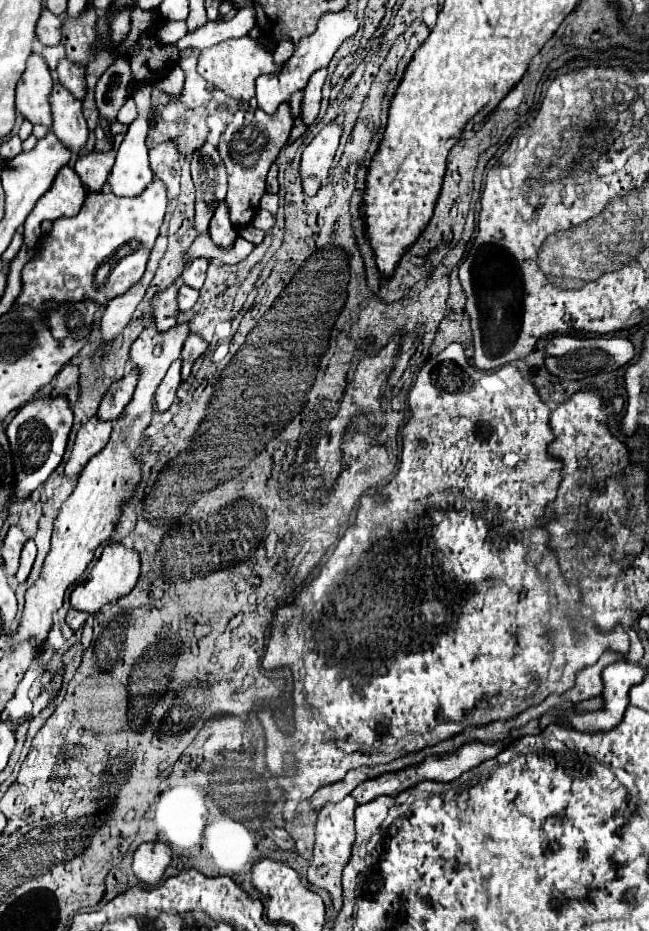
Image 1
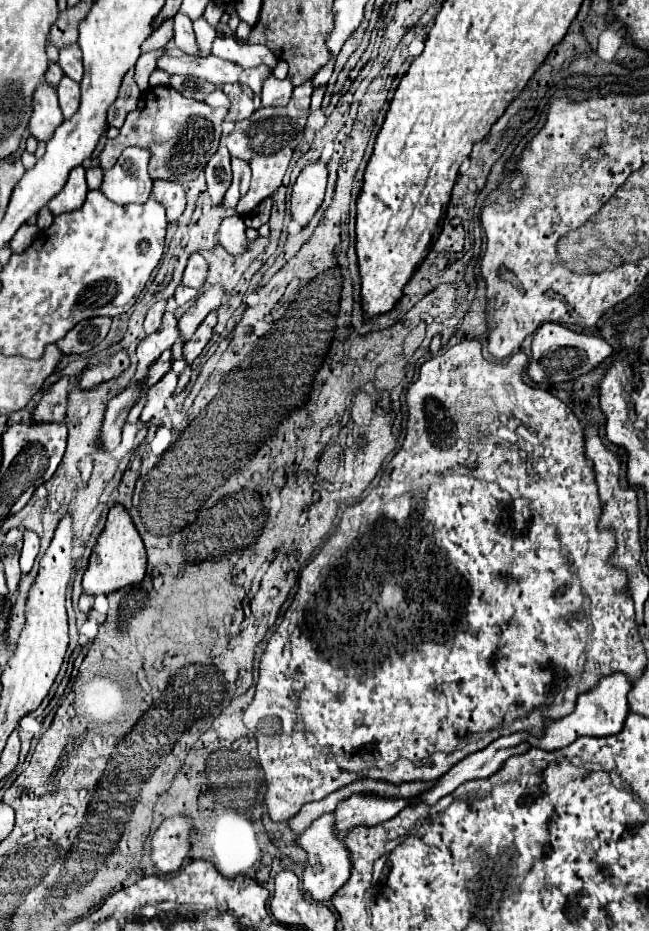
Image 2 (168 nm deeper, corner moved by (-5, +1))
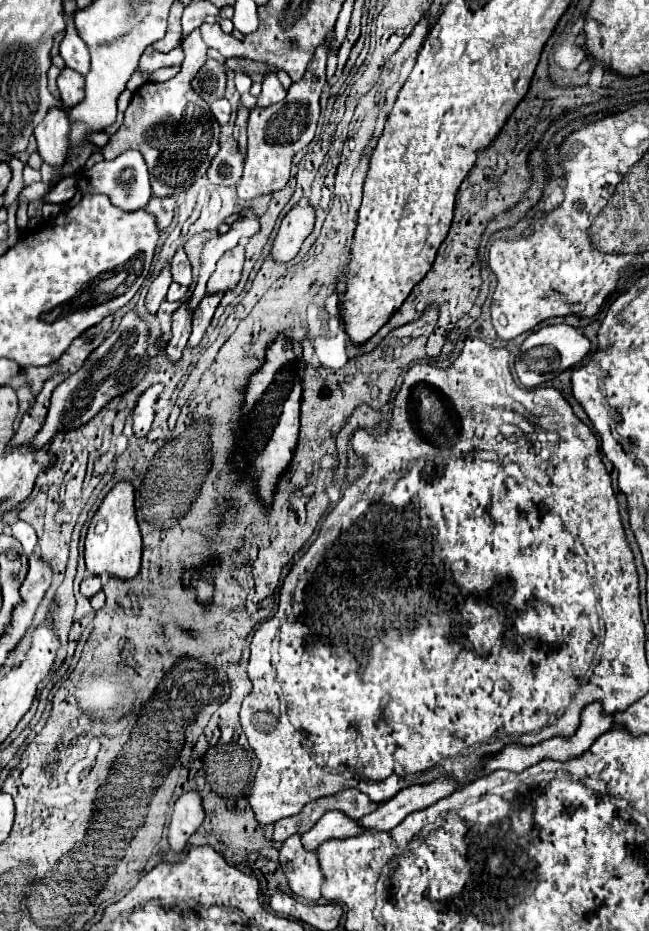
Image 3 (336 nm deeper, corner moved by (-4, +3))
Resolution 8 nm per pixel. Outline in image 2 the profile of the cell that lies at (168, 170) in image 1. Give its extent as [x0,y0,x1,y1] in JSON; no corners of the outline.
[151,180,185,222]

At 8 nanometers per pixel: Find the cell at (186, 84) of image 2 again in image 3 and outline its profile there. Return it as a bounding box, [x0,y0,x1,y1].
[192,58,226,104]

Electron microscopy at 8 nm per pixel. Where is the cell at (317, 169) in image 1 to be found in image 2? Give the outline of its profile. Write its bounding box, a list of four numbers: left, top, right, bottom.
[291,162,327,228]

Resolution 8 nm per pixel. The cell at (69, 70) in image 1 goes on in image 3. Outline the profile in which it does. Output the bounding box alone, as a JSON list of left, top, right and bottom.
[60,14,90,76]

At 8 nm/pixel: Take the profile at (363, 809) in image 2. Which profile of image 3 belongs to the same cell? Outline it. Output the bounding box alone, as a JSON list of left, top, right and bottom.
[302,810,364,850]

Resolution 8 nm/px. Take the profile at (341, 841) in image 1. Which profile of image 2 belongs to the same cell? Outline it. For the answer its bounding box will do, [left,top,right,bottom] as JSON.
[295,814,351,902]

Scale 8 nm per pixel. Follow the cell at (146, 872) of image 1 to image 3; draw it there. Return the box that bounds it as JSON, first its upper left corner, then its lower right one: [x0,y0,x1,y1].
[168,792,204,852]

